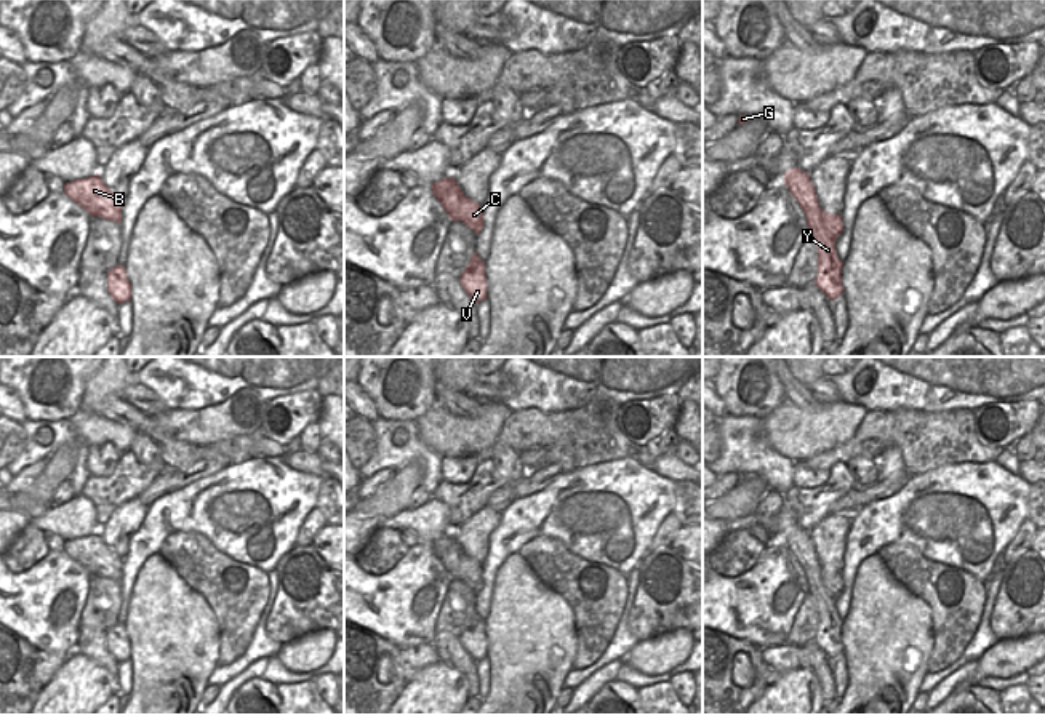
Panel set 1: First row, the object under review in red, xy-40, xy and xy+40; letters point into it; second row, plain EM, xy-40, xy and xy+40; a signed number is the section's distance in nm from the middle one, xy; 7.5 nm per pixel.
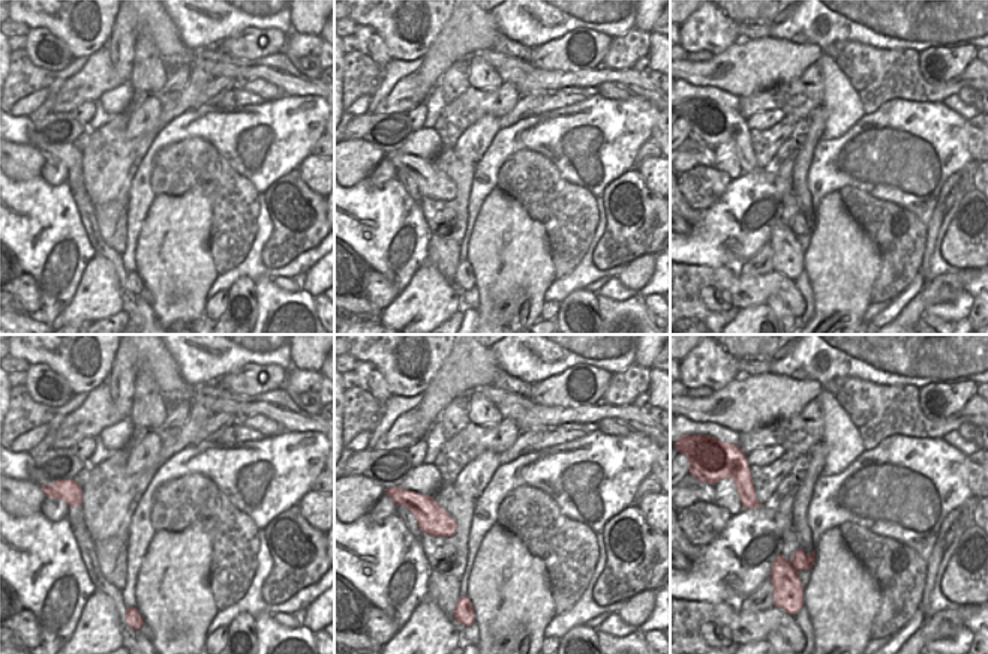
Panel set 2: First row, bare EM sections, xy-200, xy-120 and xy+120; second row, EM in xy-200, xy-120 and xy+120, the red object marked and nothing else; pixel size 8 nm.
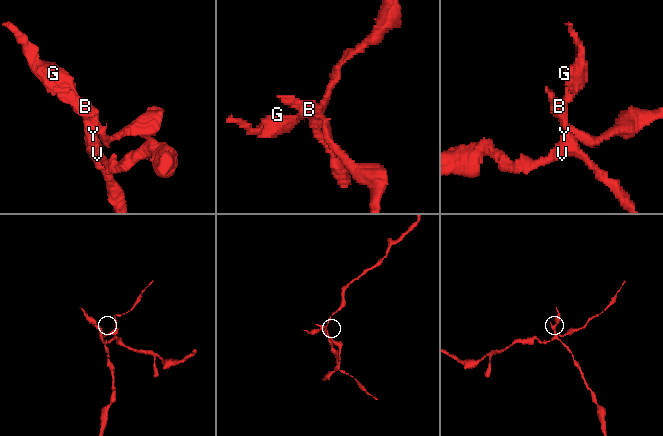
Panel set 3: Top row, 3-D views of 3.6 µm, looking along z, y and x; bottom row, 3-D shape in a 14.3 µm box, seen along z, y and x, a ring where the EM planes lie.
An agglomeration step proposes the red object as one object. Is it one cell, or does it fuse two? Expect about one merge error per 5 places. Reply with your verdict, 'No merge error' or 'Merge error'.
Merge error.

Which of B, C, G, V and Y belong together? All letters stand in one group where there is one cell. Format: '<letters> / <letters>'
B C / G V Y

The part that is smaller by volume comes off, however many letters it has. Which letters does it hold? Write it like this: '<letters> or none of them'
B, C

